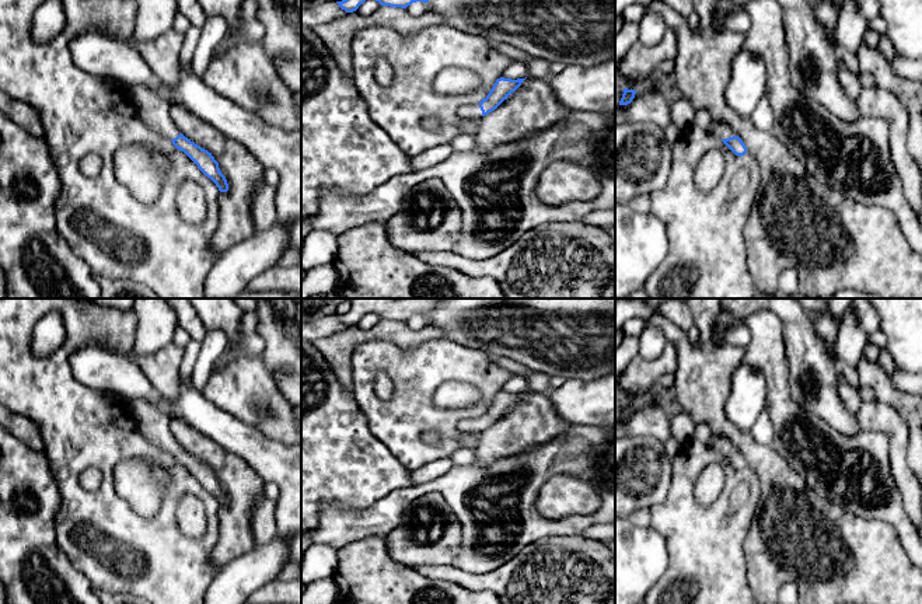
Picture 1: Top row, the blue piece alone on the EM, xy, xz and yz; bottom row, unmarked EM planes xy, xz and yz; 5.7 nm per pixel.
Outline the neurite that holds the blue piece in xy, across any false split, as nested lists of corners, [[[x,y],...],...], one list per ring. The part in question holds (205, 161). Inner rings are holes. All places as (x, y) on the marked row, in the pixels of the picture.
[[[142,85],[129,87],[126,92],[137,108],[140,118],[153,132],[171,140],[178,150],[184,151],[216,184],[220,192],[228,191],[227,179],[221,174],[219,163],[212,153],[195,144],[179,132],[171,118],[171,105],[167,101]]]

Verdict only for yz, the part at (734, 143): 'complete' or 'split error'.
split error

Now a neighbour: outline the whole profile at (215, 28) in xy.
[[[220,15],[207,17],[200,31],[200,38],[192,59],[193,74],[202,77],[207,70],[213,50],[228,31],[226,20]]]

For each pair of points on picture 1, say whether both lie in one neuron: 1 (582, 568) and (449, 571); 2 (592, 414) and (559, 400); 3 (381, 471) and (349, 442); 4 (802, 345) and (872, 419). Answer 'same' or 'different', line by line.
1: same
2: same
3: same
4: different

